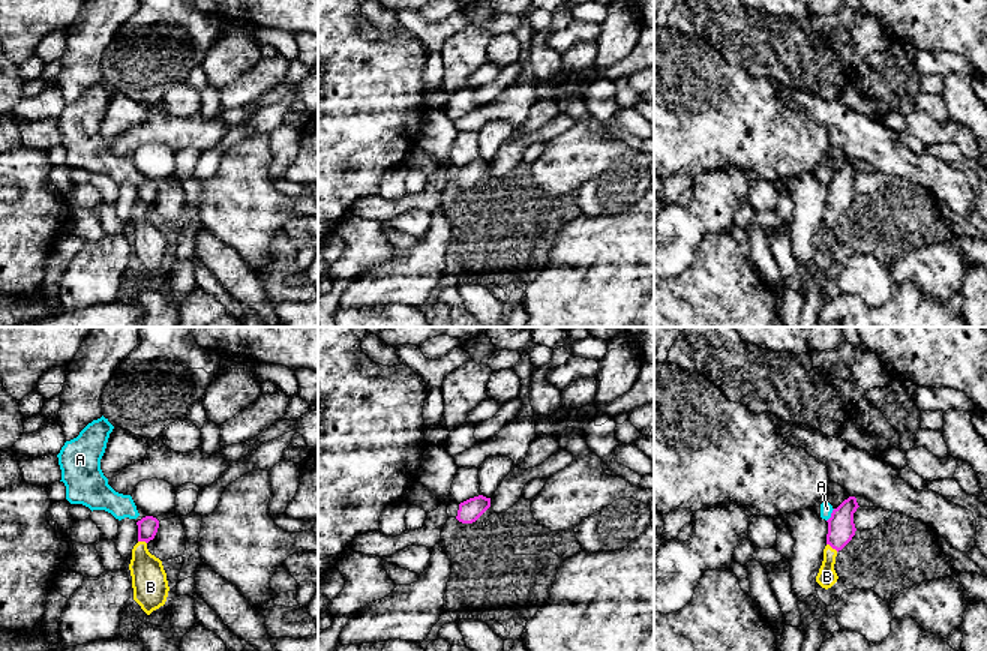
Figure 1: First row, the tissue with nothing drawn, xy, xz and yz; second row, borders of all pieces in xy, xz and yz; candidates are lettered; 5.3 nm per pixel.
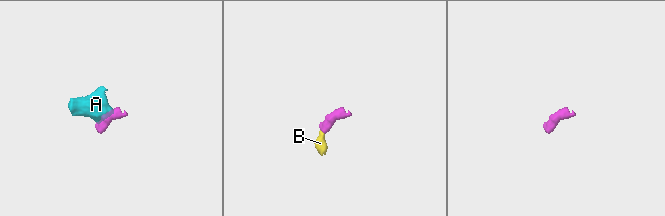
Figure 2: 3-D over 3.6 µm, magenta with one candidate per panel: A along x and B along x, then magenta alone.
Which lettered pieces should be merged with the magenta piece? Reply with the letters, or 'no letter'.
B

